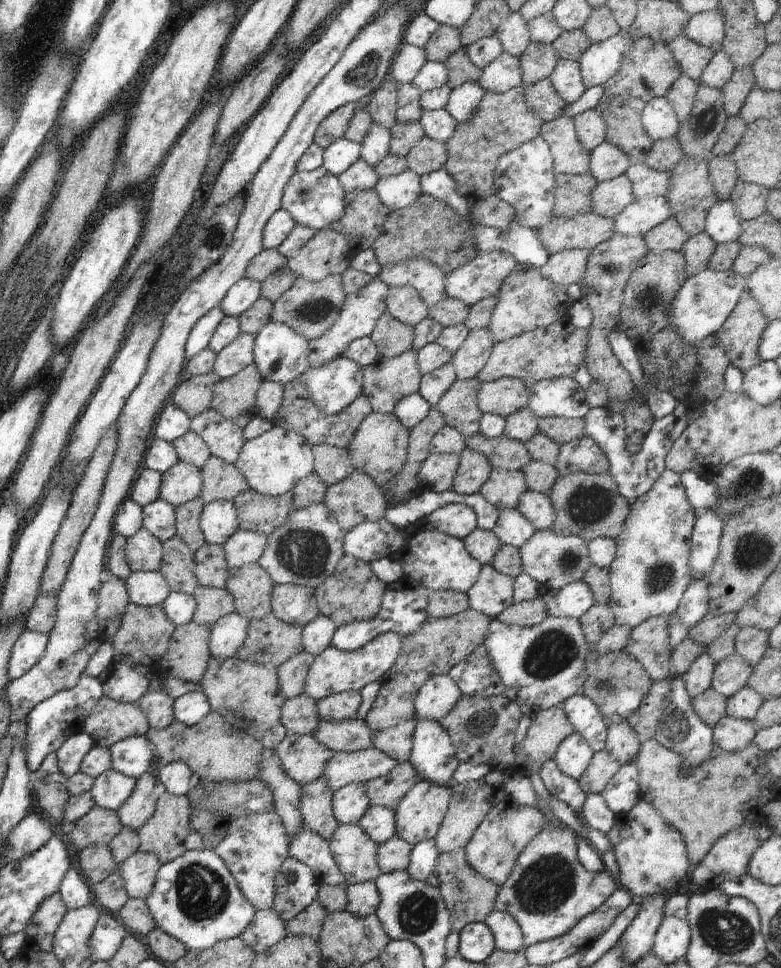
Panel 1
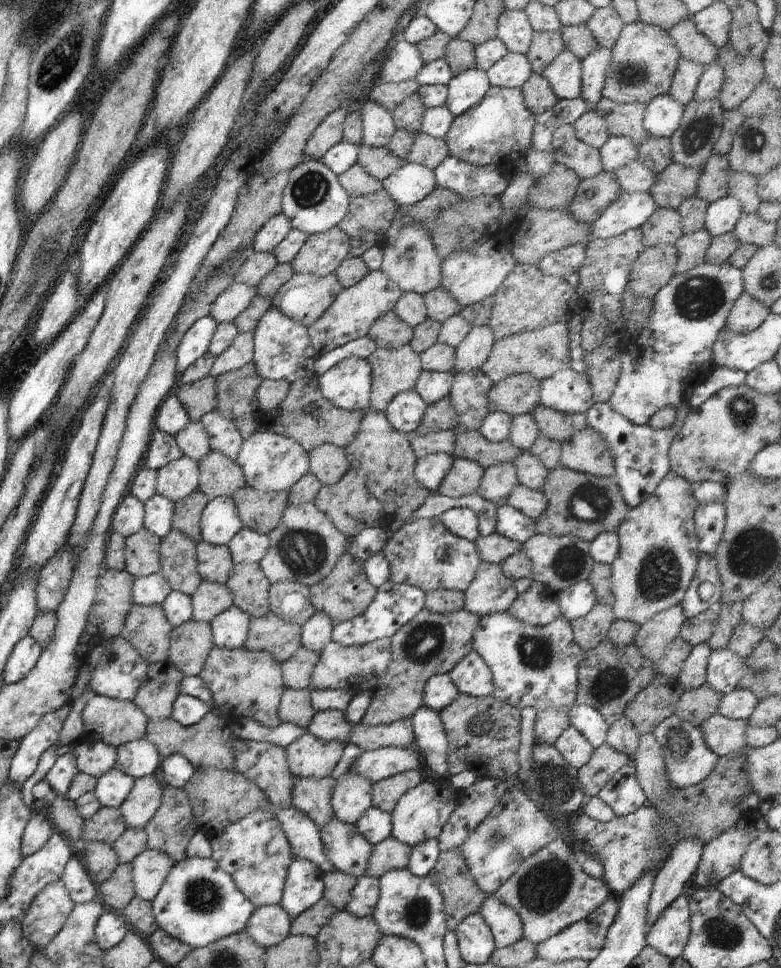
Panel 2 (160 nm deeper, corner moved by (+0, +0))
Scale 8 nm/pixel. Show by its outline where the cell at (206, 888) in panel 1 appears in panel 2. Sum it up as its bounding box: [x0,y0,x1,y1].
[151,856,255,948]

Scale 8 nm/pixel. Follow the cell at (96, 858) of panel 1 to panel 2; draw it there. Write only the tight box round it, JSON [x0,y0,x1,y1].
[85,842,119,883]

